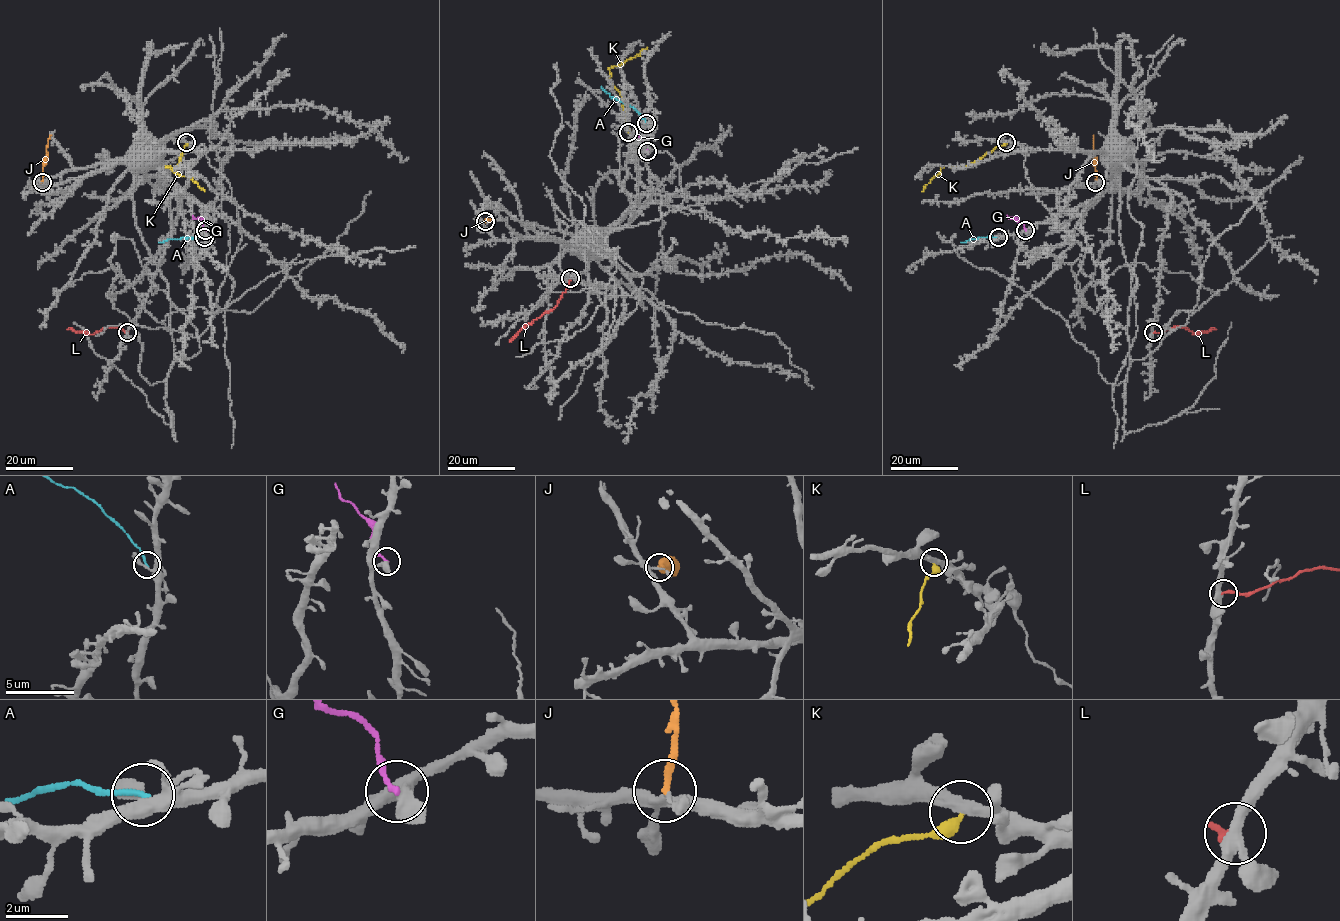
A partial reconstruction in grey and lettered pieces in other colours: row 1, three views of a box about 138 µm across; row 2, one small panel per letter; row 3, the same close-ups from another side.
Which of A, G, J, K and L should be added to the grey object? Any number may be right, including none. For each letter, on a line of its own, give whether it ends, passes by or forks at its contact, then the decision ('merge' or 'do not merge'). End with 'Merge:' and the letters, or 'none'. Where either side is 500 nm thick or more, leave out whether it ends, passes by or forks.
A: it ends | do not merge
G: do not merge
J: it ends | do not merge
K: it ends | do not merge
L: it ends | do not merge
Merge: none

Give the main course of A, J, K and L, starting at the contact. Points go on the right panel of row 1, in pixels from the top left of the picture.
A: (998, 238), (991, 236), (961, 243)
J: (1095, 182), (1094, 135)
K: (1006, 142), (967, 165), (943, 166), (922, 192)
L: (1152, 332), (1179, 326), (1193, 334), (1215, 329)

